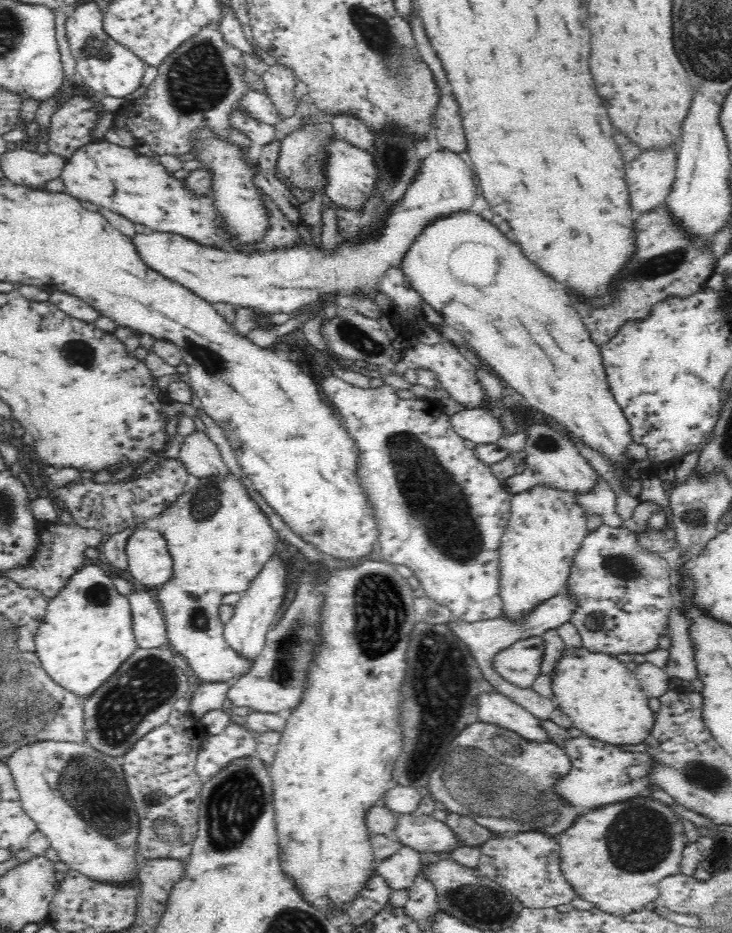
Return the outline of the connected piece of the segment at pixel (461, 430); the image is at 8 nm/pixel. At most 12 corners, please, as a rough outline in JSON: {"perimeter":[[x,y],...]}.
{"perimeter":[[489,405],[451,407],[450,420],[460,437],[493,443],[506,434]]}

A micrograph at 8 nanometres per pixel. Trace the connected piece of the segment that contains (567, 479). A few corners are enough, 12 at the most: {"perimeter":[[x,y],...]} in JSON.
{"perimeter":[[511,405],[526,431],[530,471],[504,479],[512,495],[536,485],[588,490],[600,477],[578,447],[527,405]]}

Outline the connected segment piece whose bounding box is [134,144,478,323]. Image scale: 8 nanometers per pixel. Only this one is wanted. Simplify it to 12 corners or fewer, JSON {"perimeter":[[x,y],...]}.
{"perimeter":[[430,144],[377,233],[326,228],[267,251],[136,234],[162,276],[287,323],[313,302],[374,305],[378,282],[478,189]]}

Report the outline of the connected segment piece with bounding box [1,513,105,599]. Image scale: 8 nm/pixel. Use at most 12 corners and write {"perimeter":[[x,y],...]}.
{"perimeter":[[46,513],[24,566],[1,573],[48,599],[105,535]]}

